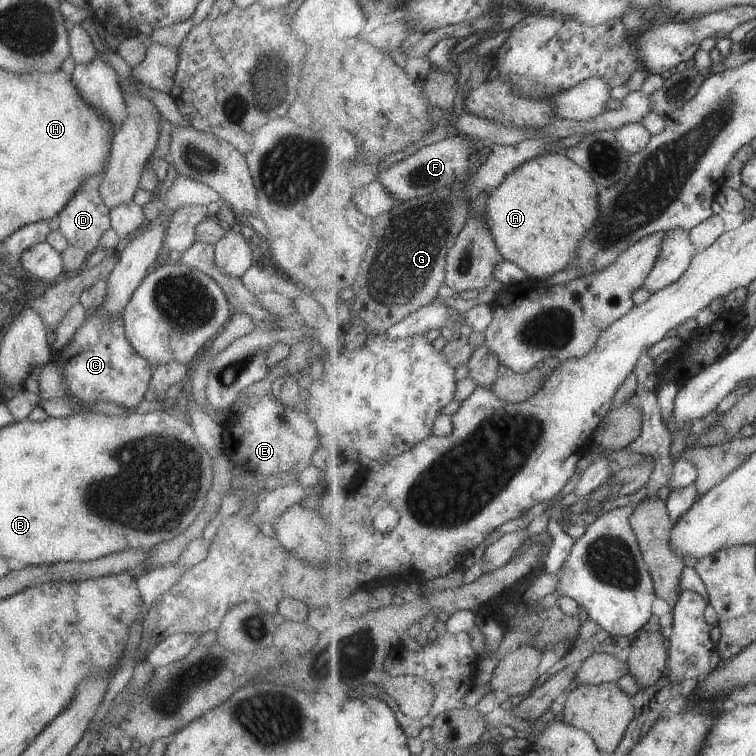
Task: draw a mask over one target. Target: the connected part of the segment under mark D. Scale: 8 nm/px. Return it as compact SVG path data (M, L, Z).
M104 173L89 176L81 182L81 186L77 186L77 190L73 192L73 196L69 198L63 206L63 210L57 214L58 231L63 234L63 238L69 245L83 250L87 254L93 253L97 248L97 240L105 230L110 227L109 209L103 204L101 195L99 194L99 184L103 180Z

